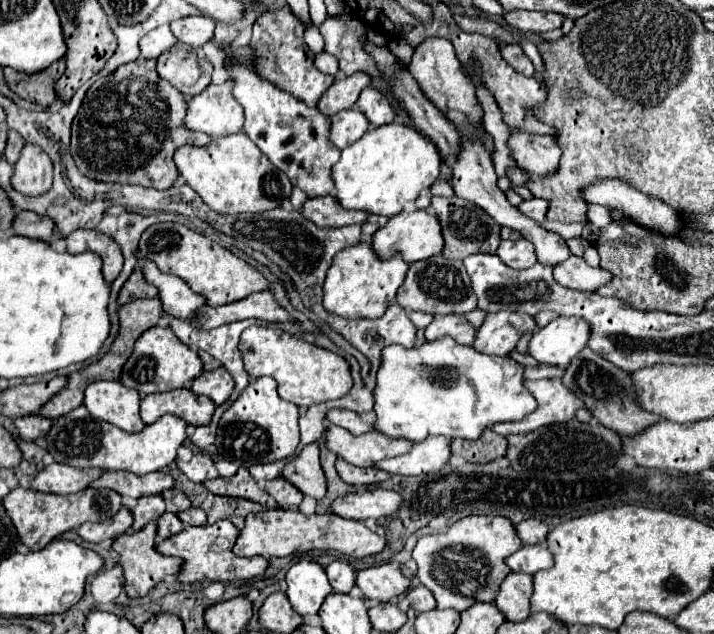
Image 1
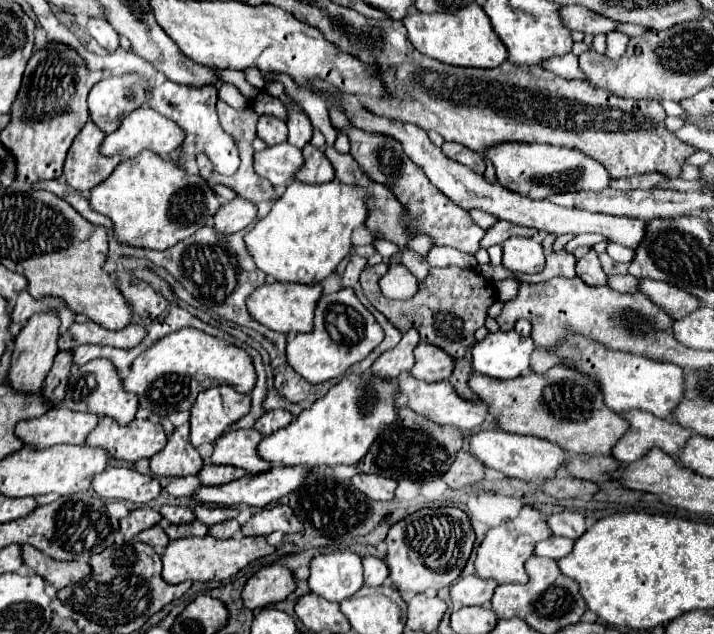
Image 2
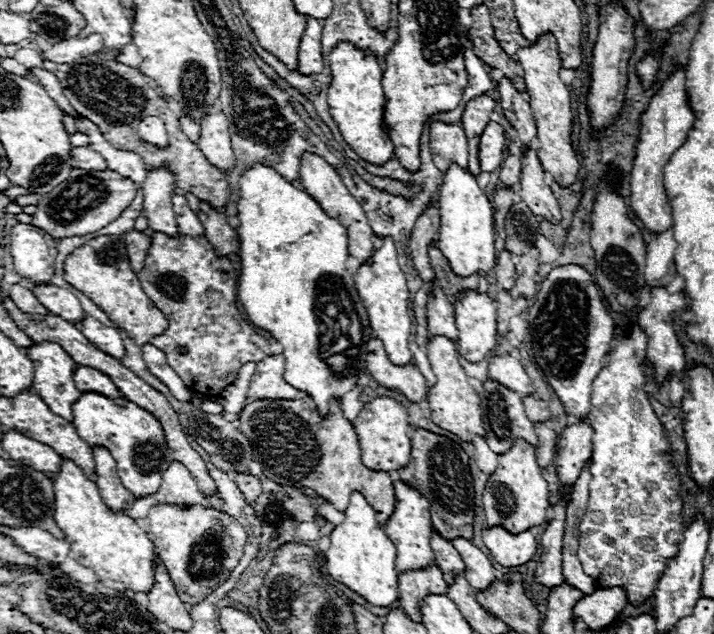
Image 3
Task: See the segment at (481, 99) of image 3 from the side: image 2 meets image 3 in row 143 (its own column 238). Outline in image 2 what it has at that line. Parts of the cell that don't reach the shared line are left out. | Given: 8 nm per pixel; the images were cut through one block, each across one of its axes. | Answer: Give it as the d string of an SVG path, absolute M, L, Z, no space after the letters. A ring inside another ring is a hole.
M206 464L200 472L198 478L204 486L220 486L220 484L228 484L236 478L242 478L246 474L246 470L236 468L236 466L224 466L224 464Z

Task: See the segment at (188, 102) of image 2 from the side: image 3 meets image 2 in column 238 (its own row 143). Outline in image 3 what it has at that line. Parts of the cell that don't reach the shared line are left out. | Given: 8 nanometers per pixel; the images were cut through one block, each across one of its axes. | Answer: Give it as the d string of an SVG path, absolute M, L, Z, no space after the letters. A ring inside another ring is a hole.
M154 116L144 118L138 126L138 134L146 142L152 142L152 144L158 144L158 146L166 144L166 130L164 130L164 124L162 124L160 118L154 118Z

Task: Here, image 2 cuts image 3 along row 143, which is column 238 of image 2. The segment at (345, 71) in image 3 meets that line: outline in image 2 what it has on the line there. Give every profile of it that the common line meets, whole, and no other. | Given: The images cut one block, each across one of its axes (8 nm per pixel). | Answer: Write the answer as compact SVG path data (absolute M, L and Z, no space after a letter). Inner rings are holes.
M182 328L168 334L136 358L130 376L124 378L124 388L138 394L142 408L156 412L158 416L168 416L174 410L190 410L196 396L204 390L206 380L228 384L244 394L250 394L256 386L256 370L250 354L242 348L202 330Z

